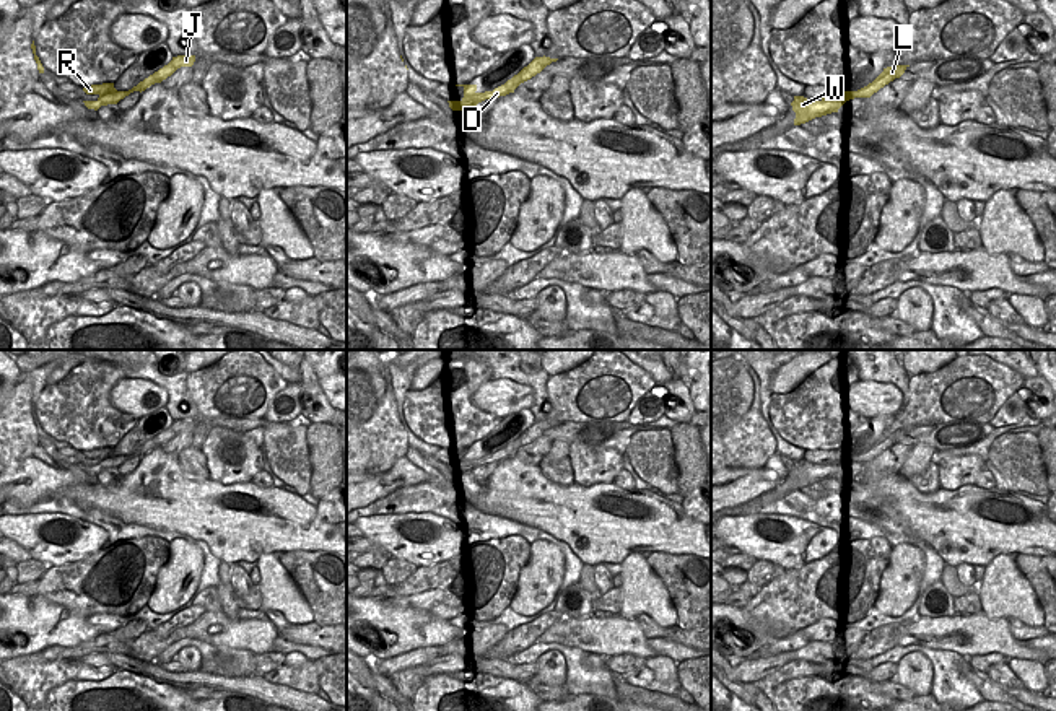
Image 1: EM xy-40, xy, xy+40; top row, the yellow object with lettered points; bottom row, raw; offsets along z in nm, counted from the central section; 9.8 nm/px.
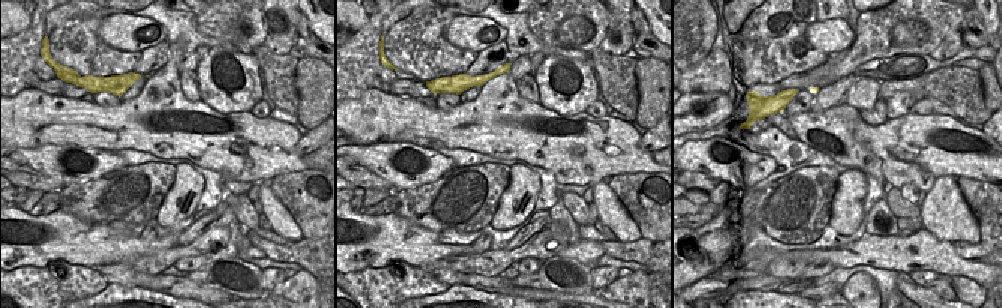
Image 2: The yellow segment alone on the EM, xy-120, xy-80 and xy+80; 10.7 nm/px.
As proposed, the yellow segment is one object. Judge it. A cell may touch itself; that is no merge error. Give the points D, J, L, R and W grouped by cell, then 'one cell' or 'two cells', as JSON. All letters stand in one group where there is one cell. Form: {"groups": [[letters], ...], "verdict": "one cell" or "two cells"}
{"groups": [["D", "J", "L", "R"], ["W"]], "verdict": "two cells"}

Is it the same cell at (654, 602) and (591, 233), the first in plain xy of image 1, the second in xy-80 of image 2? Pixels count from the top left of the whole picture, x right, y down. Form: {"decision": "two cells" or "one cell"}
{"decision": "two cells"}

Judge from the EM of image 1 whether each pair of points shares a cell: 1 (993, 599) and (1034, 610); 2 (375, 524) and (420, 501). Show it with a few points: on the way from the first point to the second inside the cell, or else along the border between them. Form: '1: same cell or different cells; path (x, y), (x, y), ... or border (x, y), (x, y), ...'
1: same cell; path (1003, 599), (1017, 599), (1024, 606)
2: different cells; border (433, 513), (386, 513), (363, 518)

